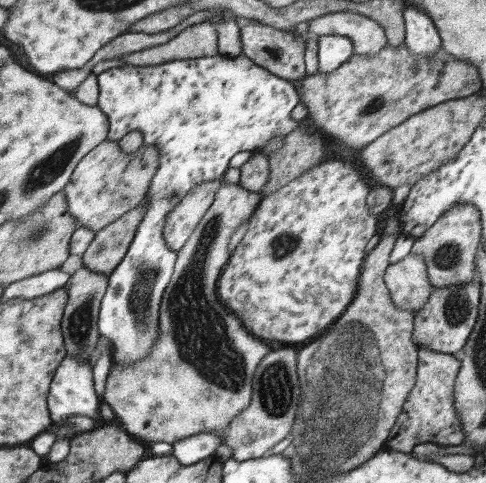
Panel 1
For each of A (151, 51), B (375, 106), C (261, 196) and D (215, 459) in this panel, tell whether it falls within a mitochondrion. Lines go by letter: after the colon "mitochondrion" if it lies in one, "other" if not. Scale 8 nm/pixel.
A: other
B: mitochondrion
C: other
D: other

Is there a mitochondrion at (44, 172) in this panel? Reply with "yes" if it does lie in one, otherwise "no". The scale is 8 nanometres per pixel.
yes

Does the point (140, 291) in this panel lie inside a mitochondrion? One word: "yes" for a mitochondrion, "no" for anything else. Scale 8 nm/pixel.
yes

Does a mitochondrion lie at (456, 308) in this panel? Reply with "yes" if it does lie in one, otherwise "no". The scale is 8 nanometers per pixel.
yes

